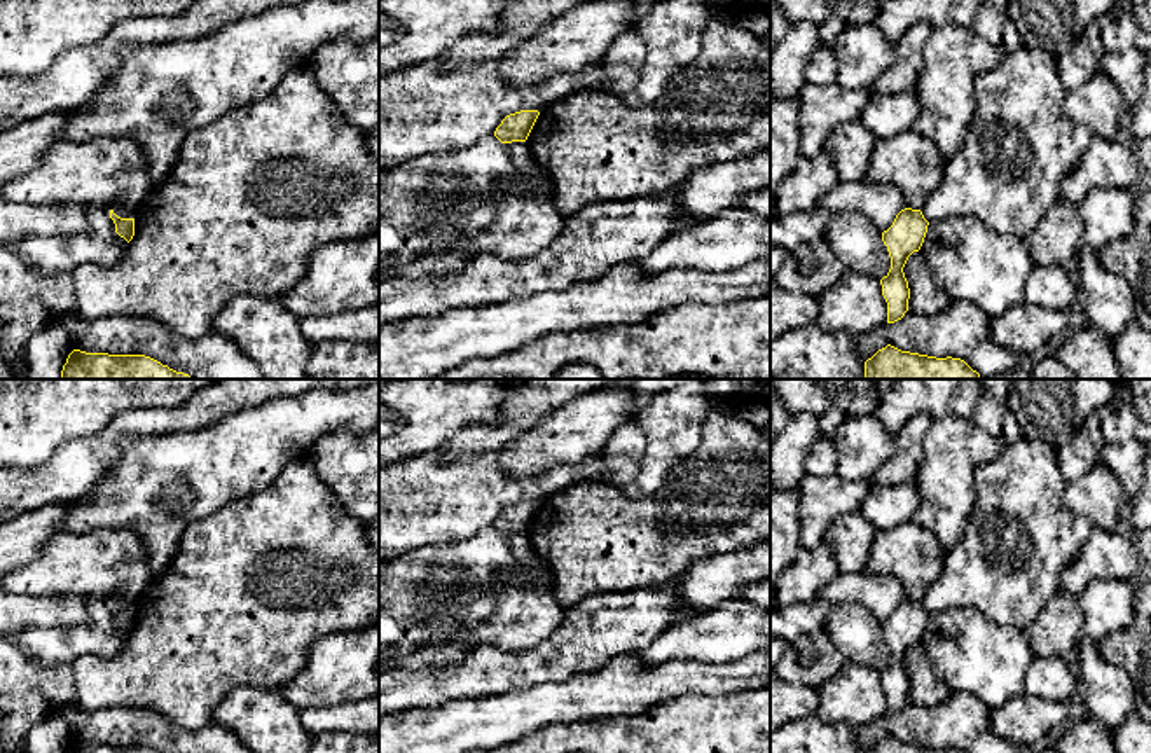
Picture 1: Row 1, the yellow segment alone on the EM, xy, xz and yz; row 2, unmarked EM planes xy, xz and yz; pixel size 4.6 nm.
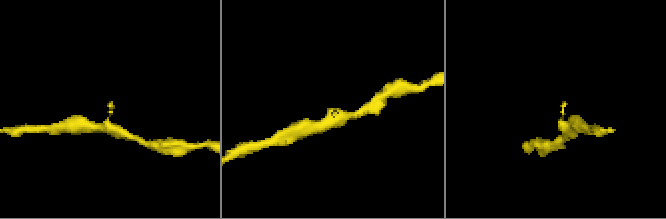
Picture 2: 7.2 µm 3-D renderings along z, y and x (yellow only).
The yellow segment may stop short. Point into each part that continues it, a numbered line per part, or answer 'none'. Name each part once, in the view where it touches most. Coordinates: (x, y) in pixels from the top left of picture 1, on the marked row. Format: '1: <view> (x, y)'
none

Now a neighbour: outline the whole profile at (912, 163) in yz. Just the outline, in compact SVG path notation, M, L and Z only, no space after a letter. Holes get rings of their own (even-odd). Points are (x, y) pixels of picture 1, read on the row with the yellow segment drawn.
M908 129L877 142L865 180L896 185L906 208L922 210L943 173L945 161L933 142Z

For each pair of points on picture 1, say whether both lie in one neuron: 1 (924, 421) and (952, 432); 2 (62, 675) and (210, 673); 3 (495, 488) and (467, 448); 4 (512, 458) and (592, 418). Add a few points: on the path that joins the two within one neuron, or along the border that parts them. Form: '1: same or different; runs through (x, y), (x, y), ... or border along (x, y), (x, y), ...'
1: different; border along (935, 421), (924, 439), (921, 463)
2: different; border along (70, 664), (75, 701)
3: different; border along (498, 449), (456, 458), (441, 458), (432, 451)
4: same; runs through (531, 453), (573, 432)

